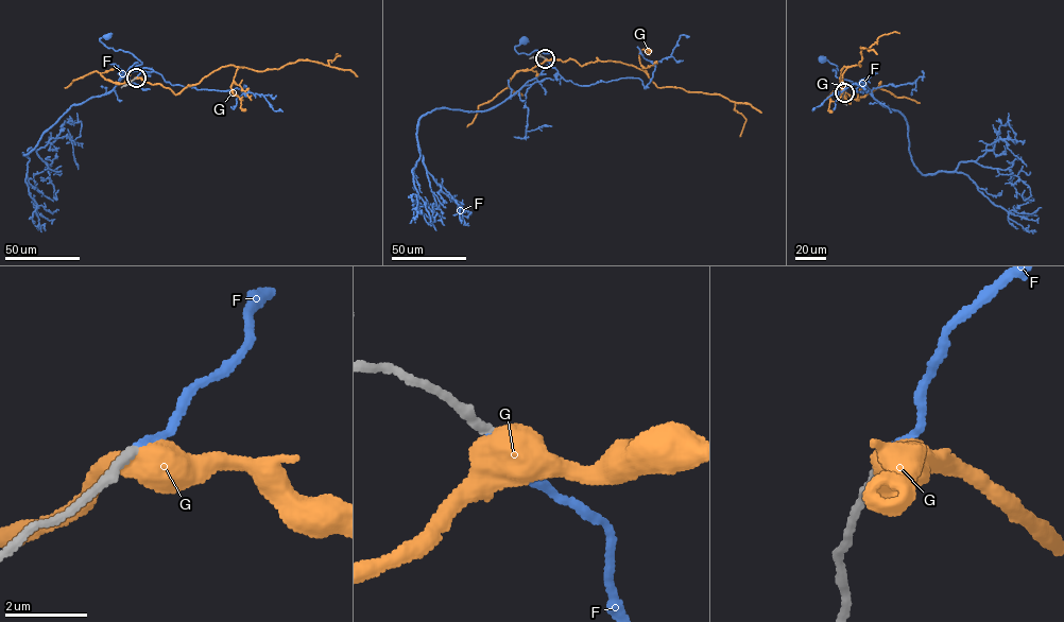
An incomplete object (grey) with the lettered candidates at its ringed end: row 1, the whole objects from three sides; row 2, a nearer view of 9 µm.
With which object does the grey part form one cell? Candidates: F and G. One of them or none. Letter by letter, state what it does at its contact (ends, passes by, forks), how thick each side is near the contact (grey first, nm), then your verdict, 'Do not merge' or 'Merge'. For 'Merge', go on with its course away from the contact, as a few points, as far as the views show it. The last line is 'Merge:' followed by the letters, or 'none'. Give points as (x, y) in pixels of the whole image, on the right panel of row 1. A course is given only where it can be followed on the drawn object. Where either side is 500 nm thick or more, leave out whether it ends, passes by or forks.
F: It ends there. Thickness 240 nm (grey) against 200 nm. Merge. Its course: (844, 93), (862, 79), (872, 96), (862, 86), (837, 78), (833, 70), (838, 70), (837, 66), (822, 59)
G: Thickness 240 nm (grey) against 700 nm. Do not merge
Merge: F

